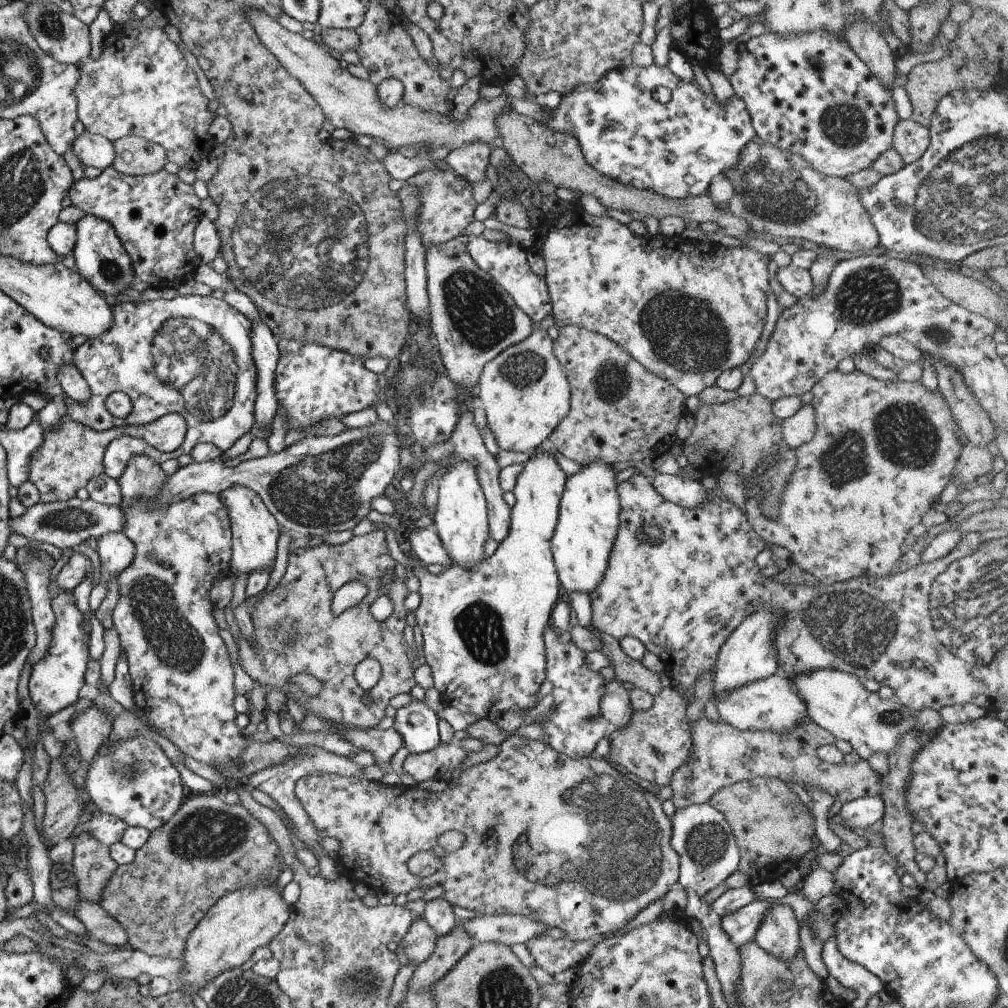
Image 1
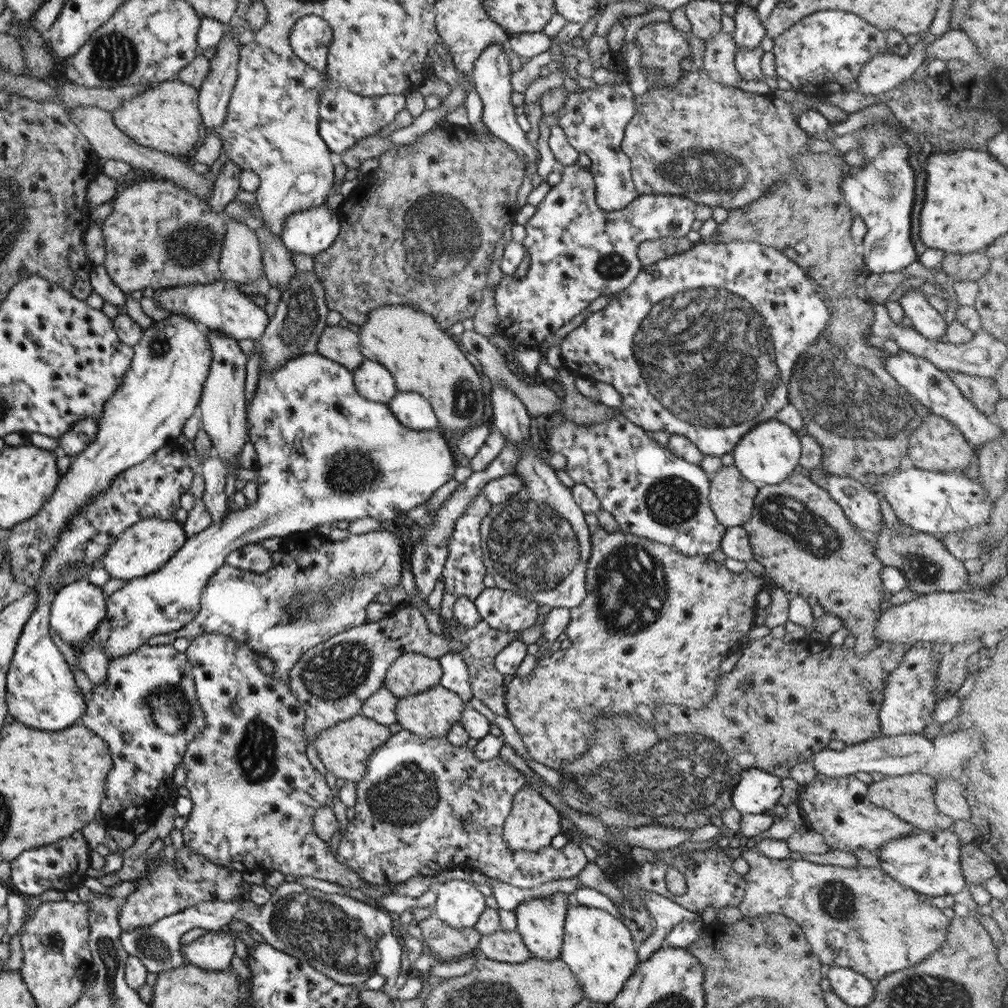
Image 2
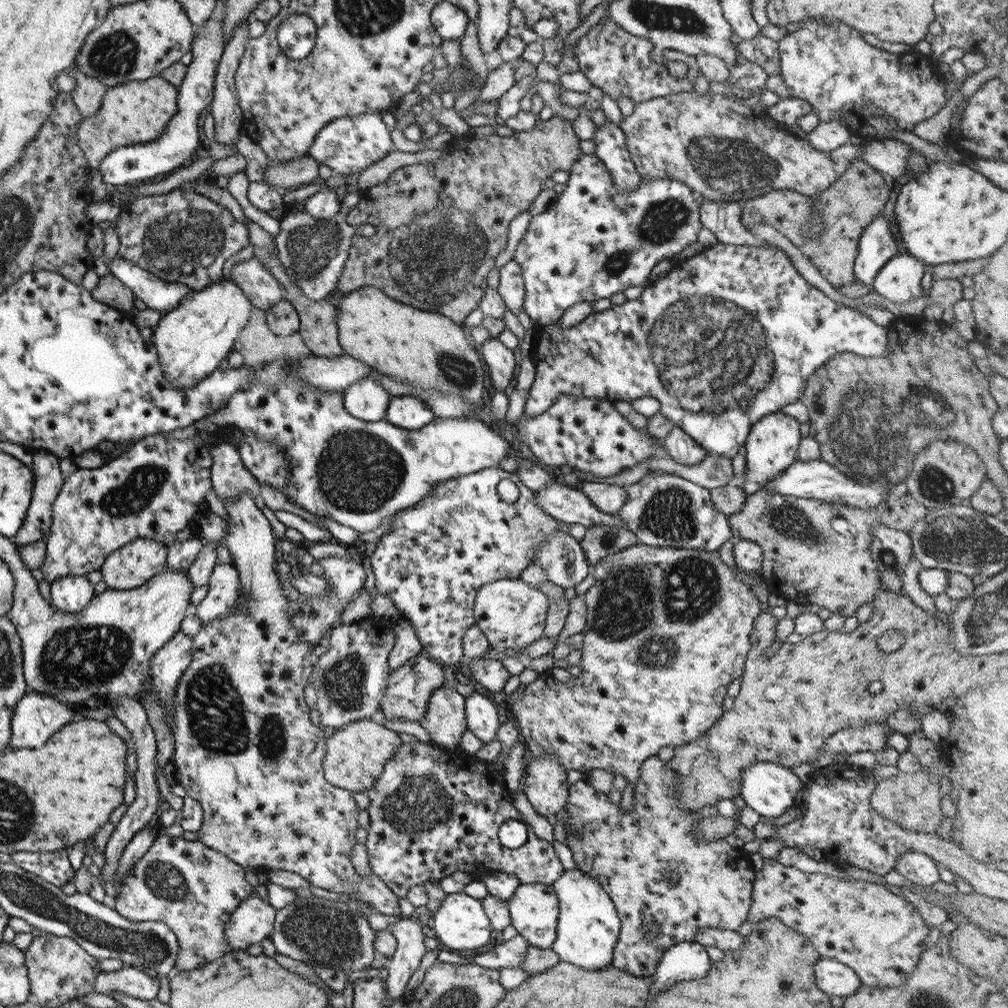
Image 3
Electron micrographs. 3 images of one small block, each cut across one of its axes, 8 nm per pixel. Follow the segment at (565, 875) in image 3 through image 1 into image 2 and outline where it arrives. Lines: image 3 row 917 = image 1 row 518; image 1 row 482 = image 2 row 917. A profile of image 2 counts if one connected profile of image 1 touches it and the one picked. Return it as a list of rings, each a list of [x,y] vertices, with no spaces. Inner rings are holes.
[[[579,904],[566,911],[559,958],[575,975],[583,999],[608,1007],[638,965],[636,951],[631,933],[615,916]]]

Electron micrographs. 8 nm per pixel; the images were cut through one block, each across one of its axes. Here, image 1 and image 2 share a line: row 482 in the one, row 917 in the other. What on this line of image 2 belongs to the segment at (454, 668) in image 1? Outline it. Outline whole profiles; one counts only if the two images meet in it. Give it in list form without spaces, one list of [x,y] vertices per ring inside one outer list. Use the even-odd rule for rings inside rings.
[[[555,892],[547,898],[533,898],[521,902],[514,910],[517,927],[523,946],[533,957],[543,960],[555,960],[560,956],[563,940],[564,917],[567,911],[567,896],[563,892]]]

